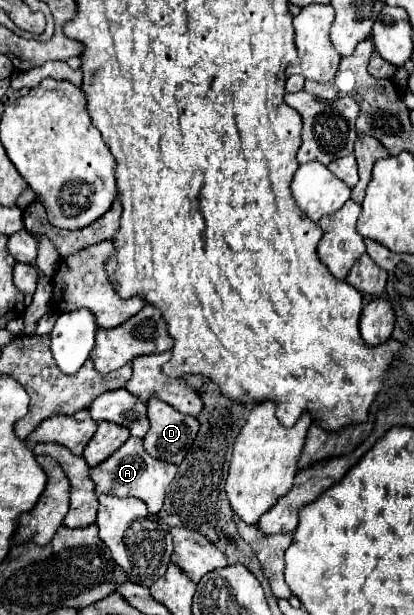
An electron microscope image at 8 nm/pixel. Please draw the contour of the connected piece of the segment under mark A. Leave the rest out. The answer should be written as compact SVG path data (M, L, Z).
M129 437L127 443L121 449L117 449L107 461L103 461L99 467L91 469L91 477L95 481L95 489L99 495L101 493L111 493L111 495L121 495L121 497L133 495L133 497L145 501L151 513L157 513L163 507L167 487L173 481L175 473L177 473L177 465L163 463L163 461L147 455L143 441L137 437Z

